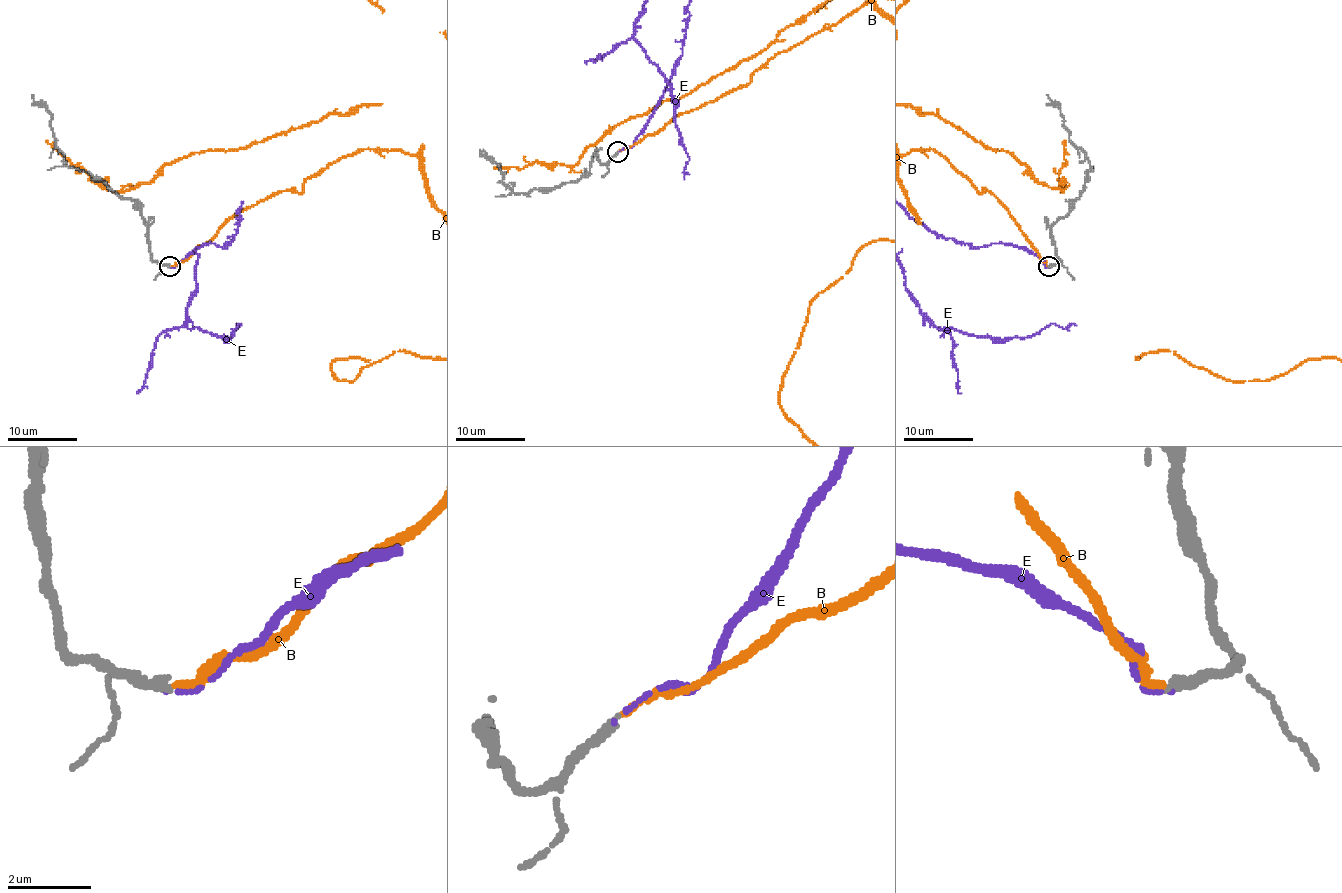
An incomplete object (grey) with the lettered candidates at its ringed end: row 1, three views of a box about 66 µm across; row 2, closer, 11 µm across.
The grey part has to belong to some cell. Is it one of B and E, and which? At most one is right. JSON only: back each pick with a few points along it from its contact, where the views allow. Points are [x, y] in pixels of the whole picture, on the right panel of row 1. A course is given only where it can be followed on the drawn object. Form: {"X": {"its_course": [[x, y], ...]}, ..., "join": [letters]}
{"B": {"its_course": [[1048, 266], [933, 149], [898, 161], [942, 259], [1053, 286], [1112, 361], [1174, 351], [1231, 381]]}, "join": ["B"]}

